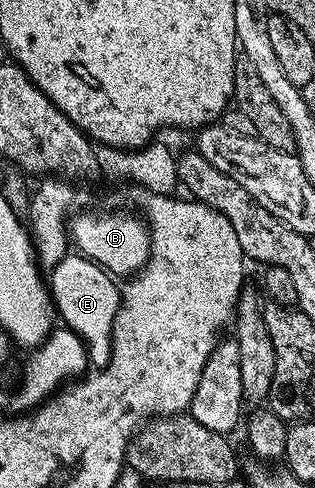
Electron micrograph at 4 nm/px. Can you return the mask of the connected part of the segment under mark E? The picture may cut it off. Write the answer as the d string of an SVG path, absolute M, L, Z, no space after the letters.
M82 254L63 256L49 272L49 291L58 319L86 344L87 359L95 370L103 368L111 357L111 331L121 299L120 285L115 283L114 275Z

